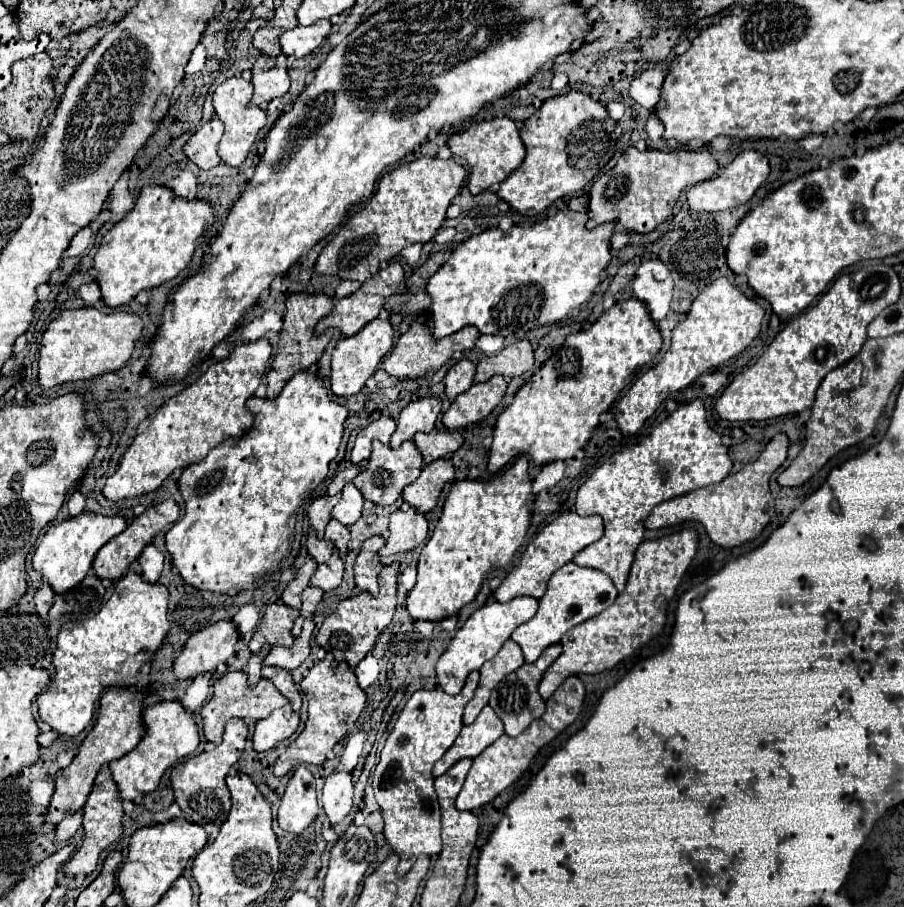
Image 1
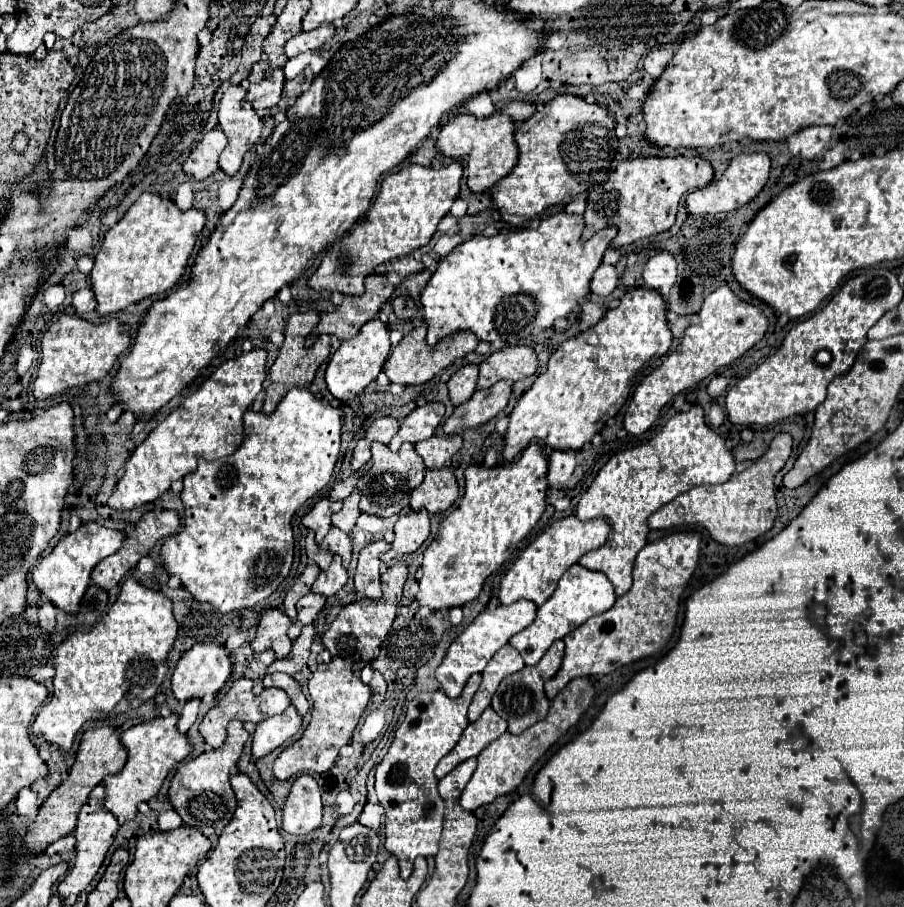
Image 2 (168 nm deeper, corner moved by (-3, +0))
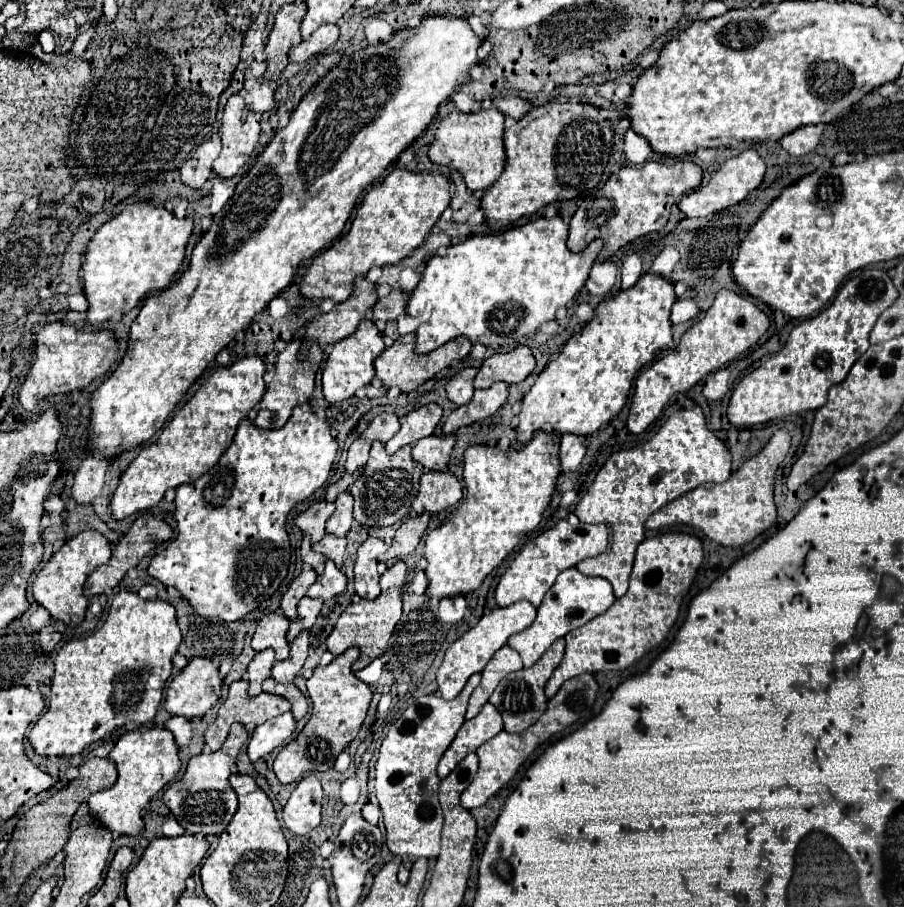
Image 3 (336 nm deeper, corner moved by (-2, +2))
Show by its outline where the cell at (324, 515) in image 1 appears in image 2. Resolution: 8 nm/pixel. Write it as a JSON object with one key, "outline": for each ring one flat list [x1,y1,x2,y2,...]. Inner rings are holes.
{"outline":[[321,499,315,503,315,507,303,517,303,525,311,531,315,531,315,541,321,543,327,531,331,529,331,515,339,512,342,501,332,502,329,499]]}

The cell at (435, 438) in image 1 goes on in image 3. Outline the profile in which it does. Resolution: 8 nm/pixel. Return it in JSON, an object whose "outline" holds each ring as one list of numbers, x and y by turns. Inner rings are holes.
{"outline":[[430,435,412,445,412,457,414,461,422,463,430,471,444,471,454,443,456,443,454,435,448,435,448,437]]}

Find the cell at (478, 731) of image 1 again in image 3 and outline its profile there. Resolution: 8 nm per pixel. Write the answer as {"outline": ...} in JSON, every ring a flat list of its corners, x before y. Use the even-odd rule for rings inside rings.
{"outline":[[486,703,478,717,466,721,454,737,448,751,442,755,438,765,438,777,444,779,468,753,474,753,482,743,502,731,502,715,492,703]]}

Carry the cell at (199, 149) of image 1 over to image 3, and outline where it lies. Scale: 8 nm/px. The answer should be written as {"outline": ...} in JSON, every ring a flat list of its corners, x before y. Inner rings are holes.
{"outline":[[214,135,208,141,204,141,194,151,194,155,184,163,184,167,180,169,182,183,186,183,188,187,194,187,194,189,202,187,208,181,210,173,212,173,212,163,220,155,220,147,222,145,220,145,220,137,218,135]]}

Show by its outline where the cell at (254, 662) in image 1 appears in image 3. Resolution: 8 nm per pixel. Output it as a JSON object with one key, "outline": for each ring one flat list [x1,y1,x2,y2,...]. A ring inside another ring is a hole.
{"outline":[[266,649,262,653,256,653,256,657,248,665,248,683,250,683,250,695,262,693,262,681,270,677,274,665,274,651]]}

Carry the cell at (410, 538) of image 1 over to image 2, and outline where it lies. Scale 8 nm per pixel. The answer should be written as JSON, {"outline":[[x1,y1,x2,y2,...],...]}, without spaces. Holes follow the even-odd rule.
{"outline":[[409,511,401,515,395,523,393,551,399,555,417,551,423,541,429,537,429,513,427,511]]}

